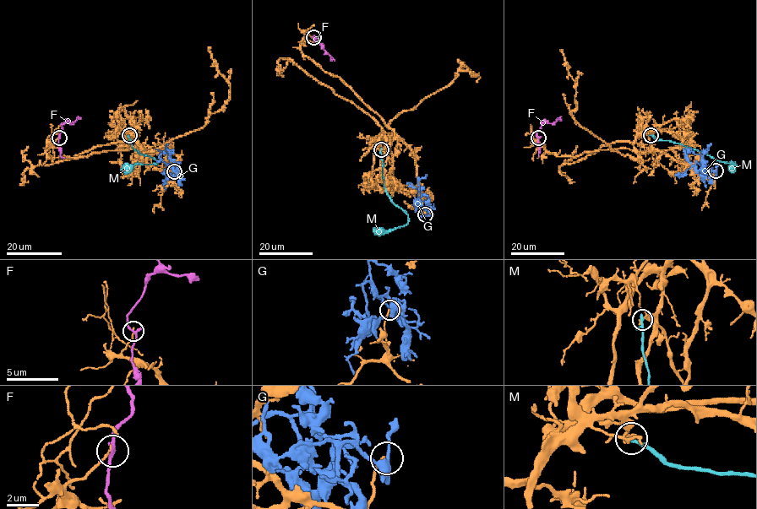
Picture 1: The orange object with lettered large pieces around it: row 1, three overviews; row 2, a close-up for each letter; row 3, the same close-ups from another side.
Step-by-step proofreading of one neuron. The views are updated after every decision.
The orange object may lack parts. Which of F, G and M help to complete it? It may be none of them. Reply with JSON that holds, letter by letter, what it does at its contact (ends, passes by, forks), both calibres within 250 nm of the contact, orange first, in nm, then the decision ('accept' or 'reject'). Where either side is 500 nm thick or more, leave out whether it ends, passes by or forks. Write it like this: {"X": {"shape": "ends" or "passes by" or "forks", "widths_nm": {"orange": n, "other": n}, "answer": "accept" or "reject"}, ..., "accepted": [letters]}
{"F": {"shape": "passes by", "widths_nm": {"orange": 140, "other": 200}, "answer": "reject"}, "G": {"shape": "passes by", "widths_nm": {"orange": 160, "other": 240}, "answer": "reject"}, "M": {"shape": "passes by", "widths_nm": {"orange": 170, "other": 200}, "answer": "reject"}, "accepted": []}

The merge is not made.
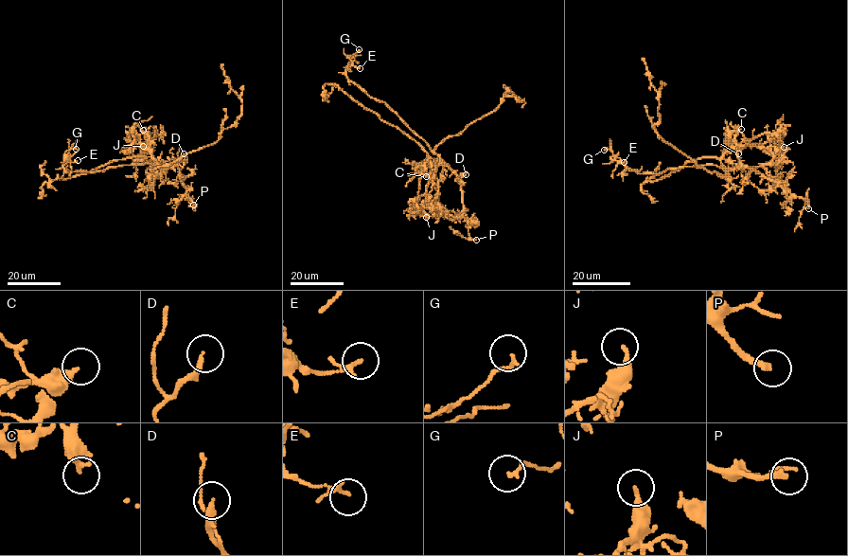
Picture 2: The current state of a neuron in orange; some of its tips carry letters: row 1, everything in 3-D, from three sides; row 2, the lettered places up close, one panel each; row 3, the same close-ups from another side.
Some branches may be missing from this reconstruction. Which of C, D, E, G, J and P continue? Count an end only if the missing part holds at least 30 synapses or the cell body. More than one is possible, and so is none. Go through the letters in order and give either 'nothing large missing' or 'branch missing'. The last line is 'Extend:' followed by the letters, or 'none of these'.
C: nothing large missing
D: nothing large missing
E: nothing large missing
G: nothing large missing
J: nothing large missing
P: branch missing
Extend: P

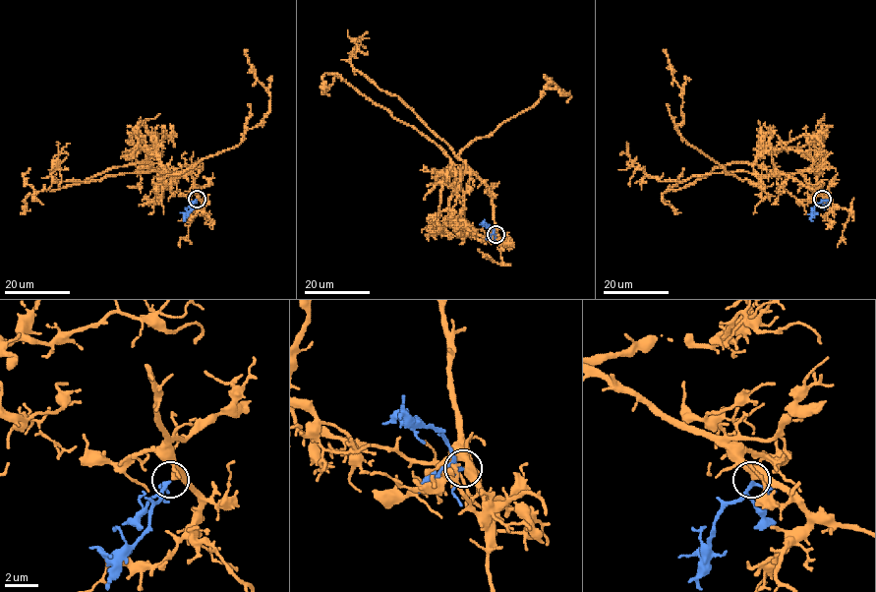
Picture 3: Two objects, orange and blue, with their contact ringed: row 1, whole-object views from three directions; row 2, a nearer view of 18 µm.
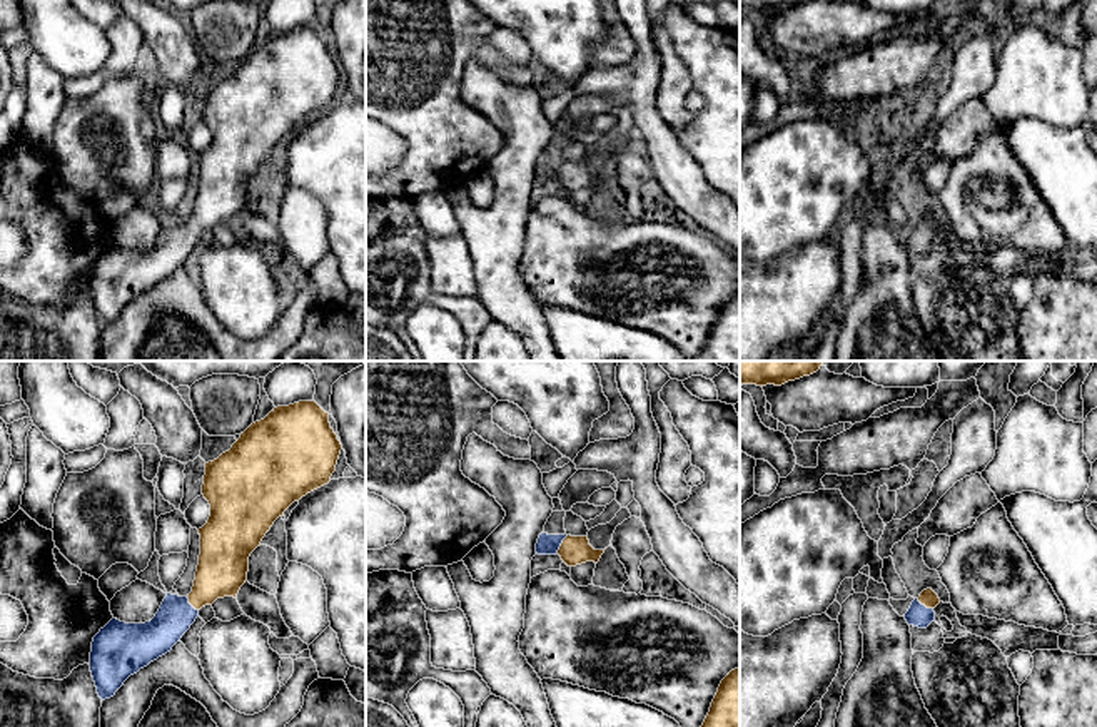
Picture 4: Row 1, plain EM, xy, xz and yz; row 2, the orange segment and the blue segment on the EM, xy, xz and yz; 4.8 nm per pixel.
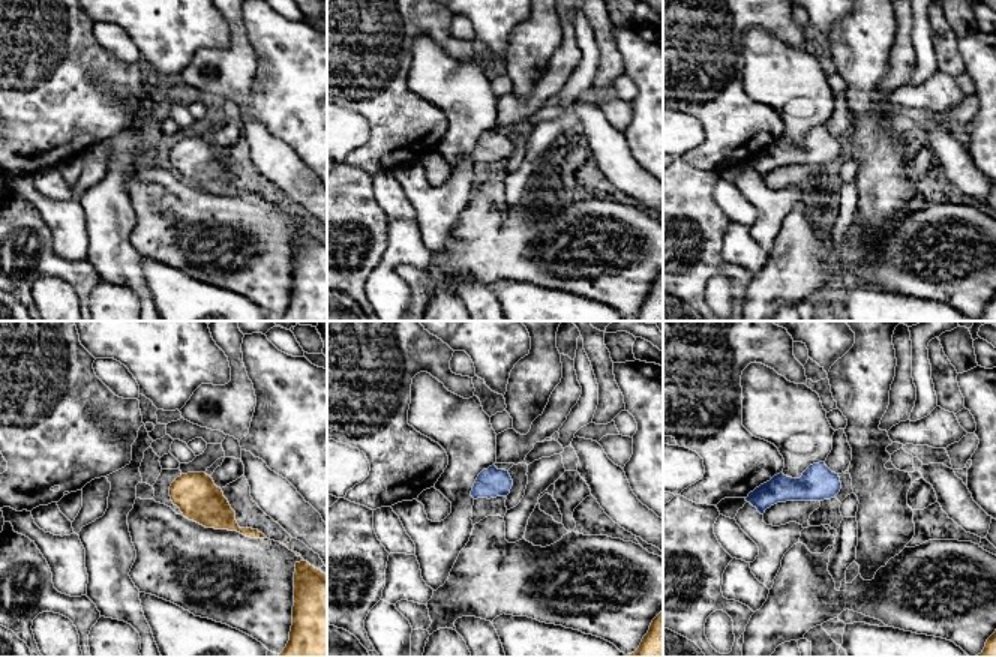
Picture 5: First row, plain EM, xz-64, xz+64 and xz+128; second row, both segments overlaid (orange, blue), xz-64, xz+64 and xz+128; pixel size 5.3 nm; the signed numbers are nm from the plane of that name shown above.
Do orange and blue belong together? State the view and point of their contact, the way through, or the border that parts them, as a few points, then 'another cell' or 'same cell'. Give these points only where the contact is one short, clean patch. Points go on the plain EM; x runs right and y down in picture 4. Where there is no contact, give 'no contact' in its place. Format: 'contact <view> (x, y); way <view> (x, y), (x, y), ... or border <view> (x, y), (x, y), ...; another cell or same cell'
contact xz (561, 171); way xz (575, 176), (561, 171), (546, 169); same cell

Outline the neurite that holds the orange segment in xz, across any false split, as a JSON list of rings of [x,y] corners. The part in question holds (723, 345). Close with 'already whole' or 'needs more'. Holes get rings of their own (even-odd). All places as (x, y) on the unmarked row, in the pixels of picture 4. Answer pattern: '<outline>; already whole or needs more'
[[[740,294],[721,306],[703,351],[691,361],[740,361]]]; already whole

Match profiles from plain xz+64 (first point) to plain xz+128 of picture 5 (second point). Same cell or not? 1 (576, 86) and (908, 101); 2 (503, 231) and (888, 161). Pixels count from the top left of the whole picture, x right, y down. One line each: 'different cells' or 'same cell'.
1: different cells
2: different cells

